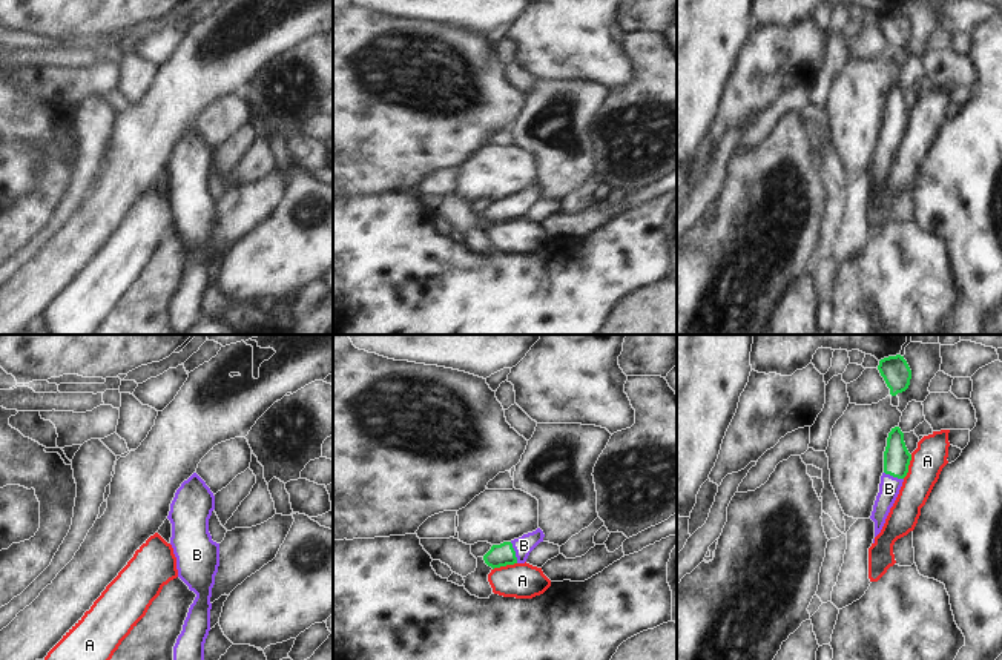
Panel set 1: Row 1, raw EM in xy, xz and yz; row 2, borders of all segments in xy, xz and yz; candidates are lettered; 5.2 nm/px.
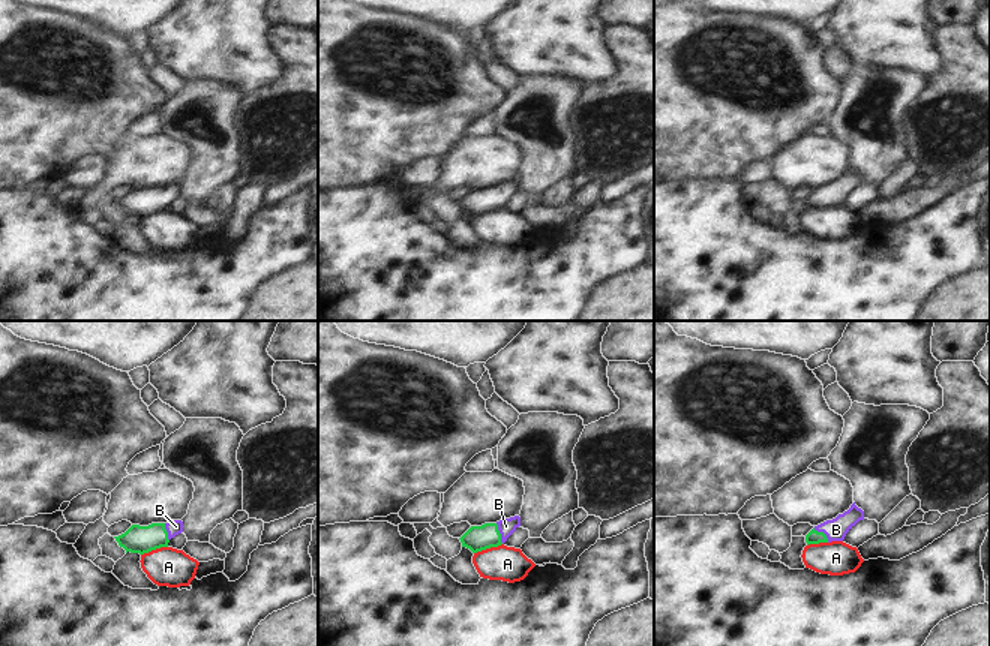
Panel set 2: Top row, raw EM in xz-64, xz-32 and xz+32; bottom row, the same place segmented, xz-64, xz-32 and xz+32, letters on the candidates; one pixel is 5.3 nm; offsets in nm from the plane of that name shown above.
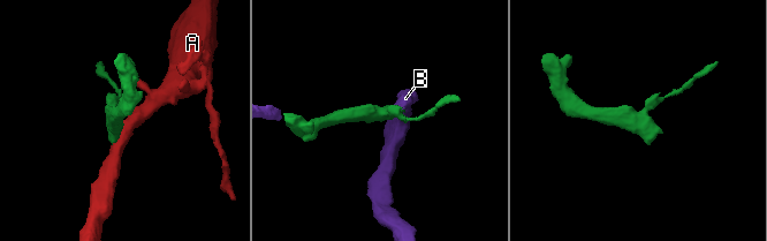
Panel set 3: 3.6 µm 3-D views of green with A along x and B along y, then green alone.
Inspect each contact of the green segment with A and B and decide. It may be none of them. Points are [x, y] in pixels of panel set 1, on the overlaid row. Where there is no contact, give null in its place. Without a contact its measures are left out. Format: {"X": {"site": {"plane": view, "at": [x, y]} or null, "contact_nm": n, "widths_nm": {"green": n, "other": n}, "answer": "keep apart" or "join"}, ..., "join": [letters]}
{"A": {"site": {"plane": "xz", "at": [504, 565]}, "contact_nm": 130, "widths_nm": {"green": 120, "other": 190}, "answer": "keep apart"}, "B": {"site": {"plane": "xz", "at": [514, 553]}, "contact_nm": 120, "widths_nm": {"green": 120, "other": 100}, "answer": "join"}, "join": ["B"]}

